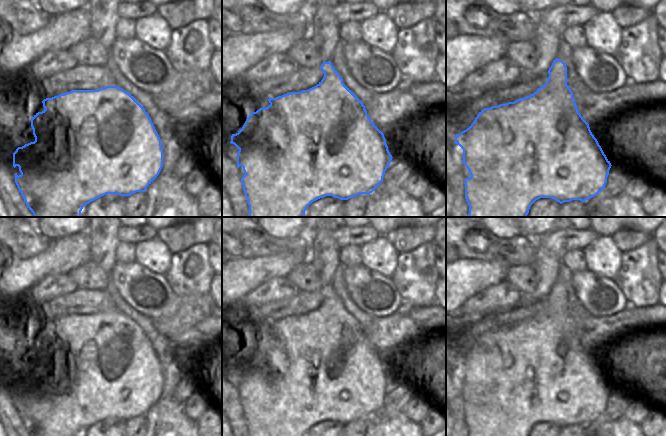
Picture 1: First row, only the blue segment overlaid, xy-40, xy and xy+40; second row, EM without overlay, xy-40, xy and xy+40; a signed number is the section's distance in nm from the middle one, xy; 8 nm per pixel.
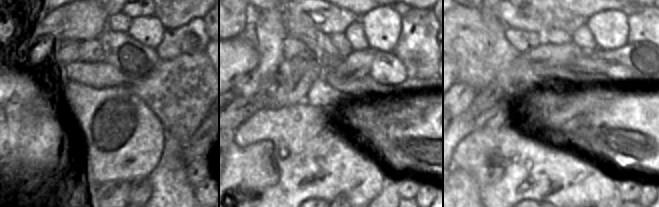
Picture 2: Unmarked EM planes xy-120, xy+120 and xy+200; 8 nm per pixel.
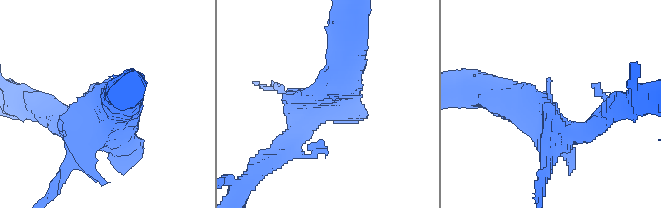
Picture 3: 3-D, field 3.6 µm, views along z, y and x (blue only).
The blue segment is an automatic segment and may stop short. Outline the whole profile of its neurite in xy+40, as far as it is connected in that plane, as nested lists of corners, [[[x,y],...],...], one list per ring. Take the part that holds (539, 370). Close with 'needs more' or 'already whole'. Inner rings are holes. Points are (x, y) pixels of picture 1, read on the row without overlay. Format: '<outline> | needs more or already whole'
[[[556,282],[548,294],[547,306],[530,320],[520,322],[514,326],[484,332],[479,336],[473,347],[460,358],[455,359],[455,368],[463,373],[463,387],[471,401],[465,403],[465,423],[469,429],[469,436],[529,436],[531,429],[540,422],[552,422],[560,428],[572,424],[586,424],[599,418],[607,407],[611,387],[604,378],[597,363],[592,358],[589,348],[583,343],[577,333],[573,316],[567,309],[567,291],[565,287]]] | already whole

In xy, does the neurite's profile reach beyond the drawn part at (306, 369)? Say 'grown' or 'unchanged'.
unchanged

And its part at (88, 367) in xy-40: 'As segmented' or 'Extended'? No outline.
As segmented

